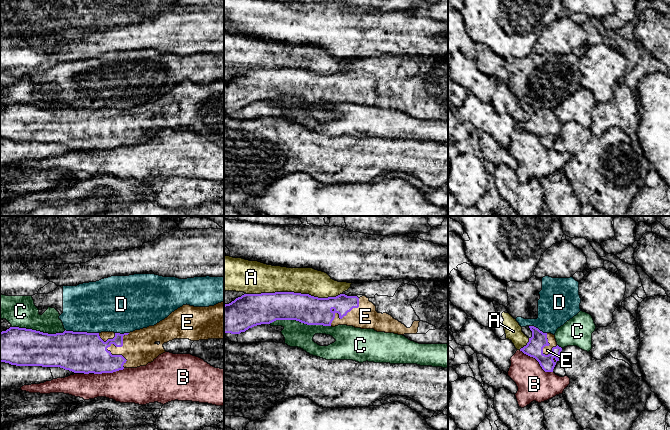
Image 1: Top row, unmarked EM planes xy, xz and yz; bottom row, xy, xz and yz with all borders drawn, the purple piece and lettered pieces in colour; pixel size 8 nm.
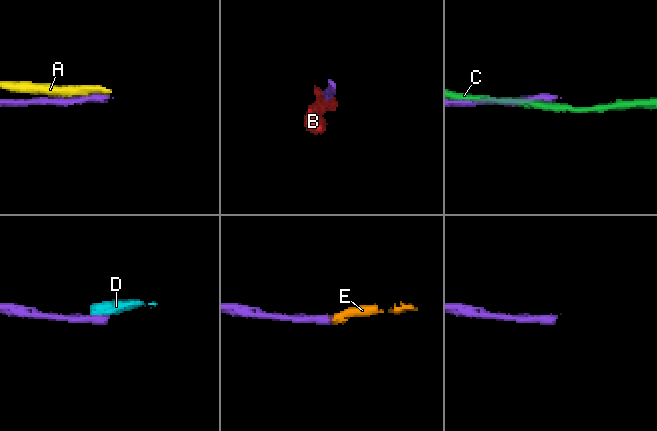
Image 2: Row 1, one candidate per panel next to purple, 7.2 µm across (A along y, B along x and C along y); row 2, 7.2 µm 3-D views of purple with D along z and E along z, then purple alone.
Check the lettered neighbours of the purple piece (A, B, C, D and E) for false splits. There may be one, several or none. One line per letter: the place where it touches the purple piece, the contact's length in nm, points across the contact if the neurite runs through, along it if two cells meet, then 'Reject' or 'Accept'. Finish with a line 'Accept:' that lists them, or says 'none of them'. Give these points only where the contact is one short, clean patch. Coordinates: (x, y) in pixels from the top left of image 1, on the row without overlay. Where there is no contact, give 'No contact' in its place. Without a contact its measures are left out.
A: Touches purple at xz (293, 68). Shared border 750 nm. Reject
B: Touches purple at yz (537, 136). Shared border 320 nm. Reject
C: Touches purple at xz (300, 97). Shared border 500 nm. Reject
D: Touches purple at xy (82, 108). Shared border 280 nm. Reject
E: Touches purple at xy (108, 122). Shared border 280 nm. Accept
Accept: E

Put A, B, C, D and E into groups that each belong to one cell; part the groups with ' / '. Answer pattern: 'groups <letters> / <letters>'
groups A / B / C / D / E

